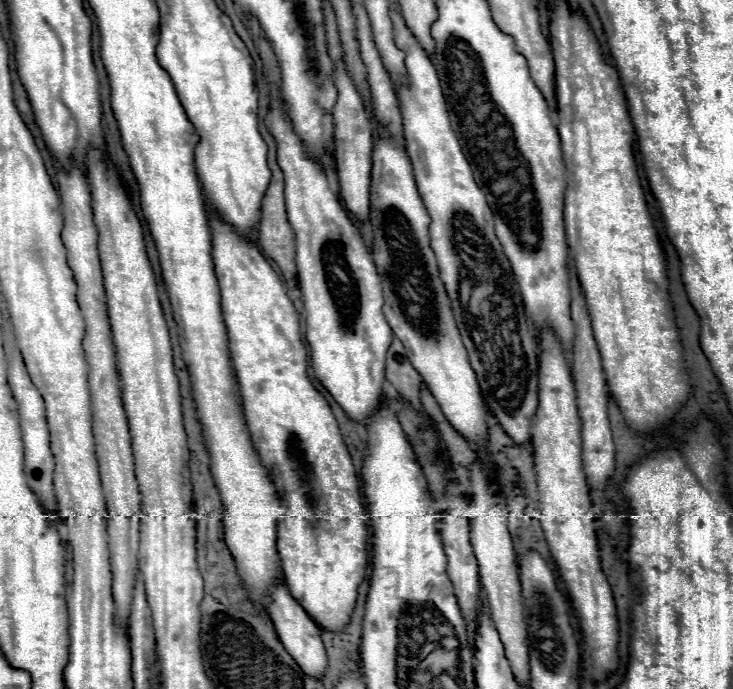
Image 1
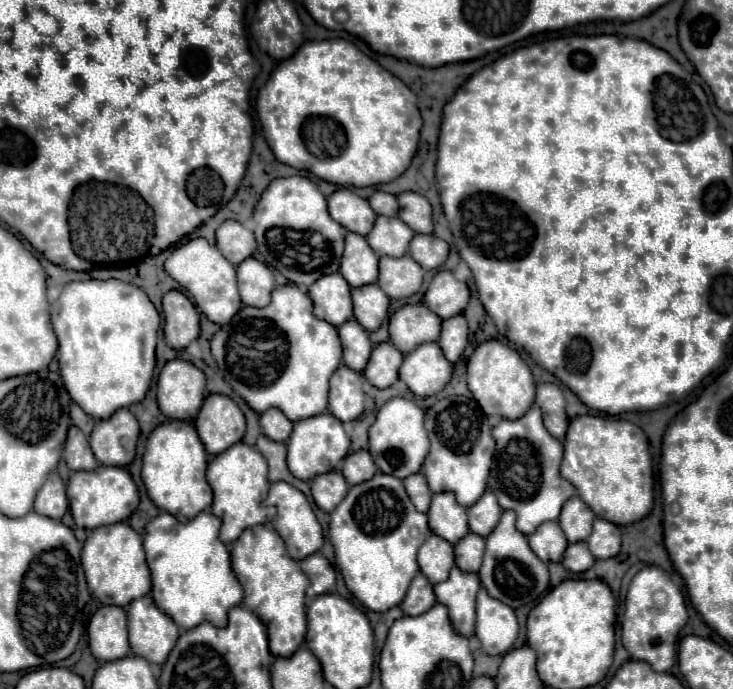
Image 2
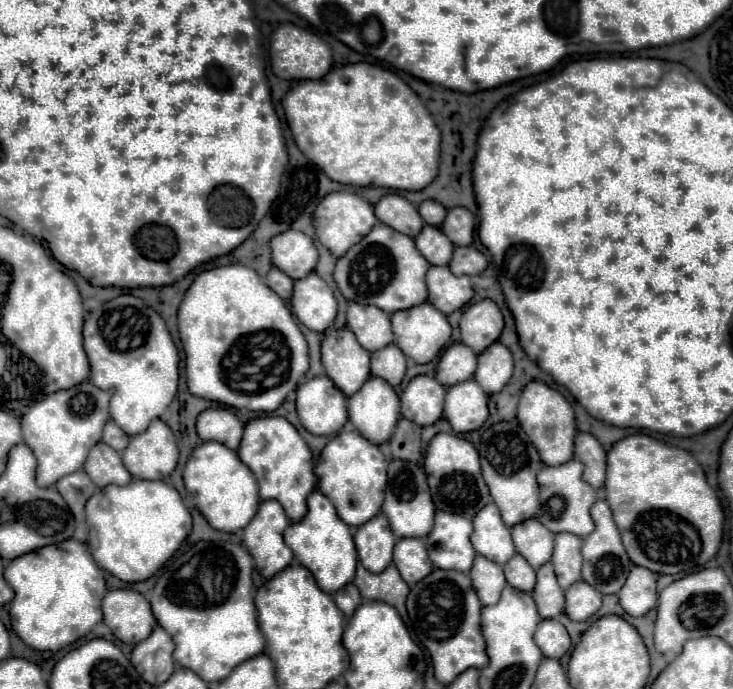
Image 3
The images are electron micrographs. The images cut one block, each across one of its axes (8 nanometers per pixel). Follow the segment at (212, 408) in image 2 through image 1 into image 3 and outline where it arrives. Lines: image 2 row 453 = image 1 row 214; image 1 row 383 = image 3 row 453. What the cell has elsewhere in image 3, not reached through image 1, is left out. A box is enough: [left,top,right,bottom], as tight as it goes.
[238,416,316,522]

